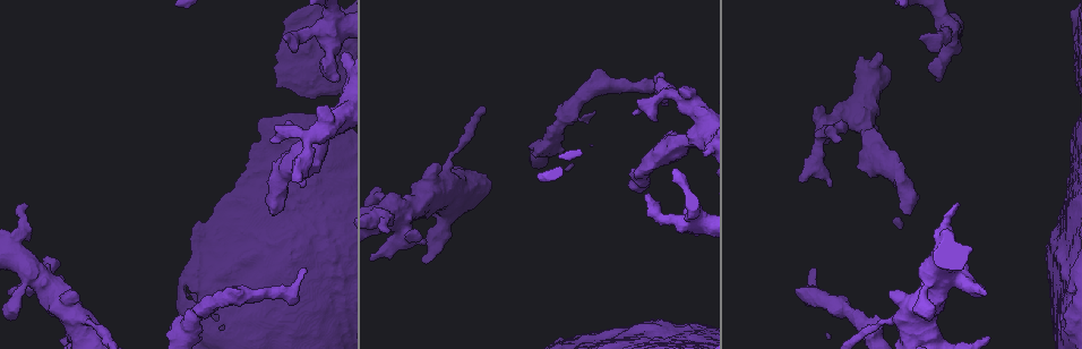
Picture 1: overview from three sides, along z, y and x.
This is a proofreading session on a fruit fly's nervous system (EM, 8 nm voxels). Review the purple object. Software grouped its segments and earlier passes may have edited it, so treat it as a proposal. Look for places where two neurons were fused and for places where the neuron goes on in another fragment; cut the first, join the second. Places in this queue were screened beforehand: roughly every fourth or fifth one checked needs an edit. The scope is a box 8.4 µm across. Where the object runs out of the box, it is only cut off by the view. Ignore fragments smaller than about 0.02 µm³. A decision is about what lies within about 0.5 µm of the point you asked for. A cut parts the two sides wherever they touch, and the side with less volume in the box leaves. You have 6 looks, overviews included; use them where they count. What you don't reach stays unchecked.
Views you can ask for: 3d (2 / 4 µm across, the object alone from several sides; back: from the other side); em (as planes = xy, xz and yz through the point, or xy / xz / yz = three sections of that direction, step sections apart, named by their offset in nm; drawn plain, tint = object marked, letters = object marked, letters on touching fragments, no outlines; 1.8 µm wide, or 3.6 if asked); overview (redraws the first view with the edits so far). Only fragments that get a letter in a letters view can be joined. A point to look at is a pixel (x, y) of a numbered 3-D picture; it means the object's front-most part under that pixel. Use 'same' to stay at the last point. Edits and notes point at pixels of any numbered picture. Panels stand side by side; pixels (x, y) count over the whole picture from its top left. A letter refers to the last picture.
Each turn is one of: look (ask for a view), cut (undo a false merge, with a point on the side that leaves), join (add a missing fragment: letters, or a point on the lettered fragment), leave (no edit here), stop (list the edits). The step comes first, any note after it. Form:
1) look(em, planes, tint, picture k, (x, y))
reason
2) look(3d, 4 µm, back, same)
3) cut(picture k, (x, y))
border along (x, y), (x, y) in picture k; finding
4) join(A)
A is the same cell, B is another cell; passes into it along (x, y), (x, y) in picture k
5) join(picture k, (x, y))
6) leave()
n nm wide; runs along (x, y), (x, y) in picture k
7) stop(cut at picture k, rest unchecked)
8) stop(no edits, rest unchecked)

look(em, planes, tint, picture 1, (284, 36))
branch stops here

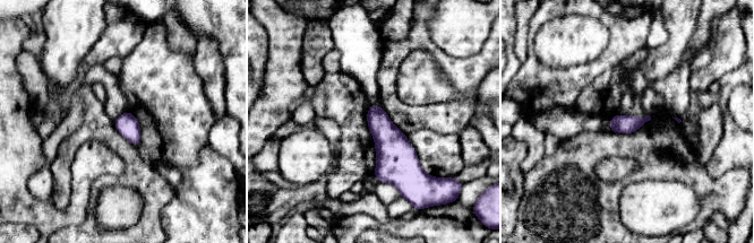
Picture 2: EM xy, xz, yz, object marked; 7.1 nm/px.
look(em, planes, letters, same)

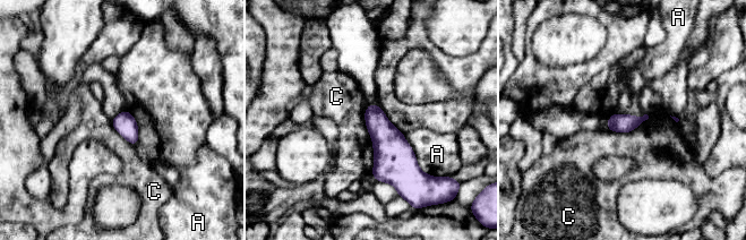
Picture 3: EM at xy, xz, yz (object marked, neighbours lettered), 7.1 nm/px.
leave()
C touches over 480 nm; A and C are other cells; border along (368, 105), (371, 173) in picture 3; none of them fits

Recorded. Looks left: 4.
look(em, planes, letters, picture 1, (305, 270))
free end

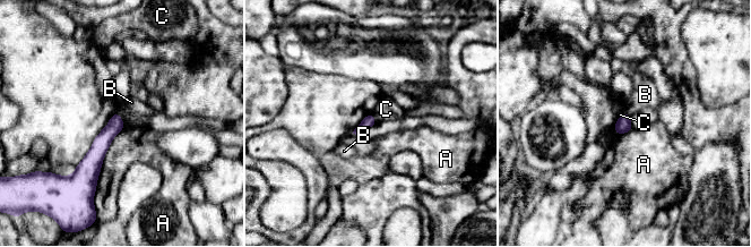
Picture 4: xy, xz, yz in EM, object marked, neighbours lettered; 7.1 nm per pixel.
leave()
A, B and C are other cells; runs along (117, 117), (83, 178) in picture 4; none of them fits

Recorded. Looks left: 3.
look(3d, 2 µm, back, picture 1, (910, 213))
stops while still wide

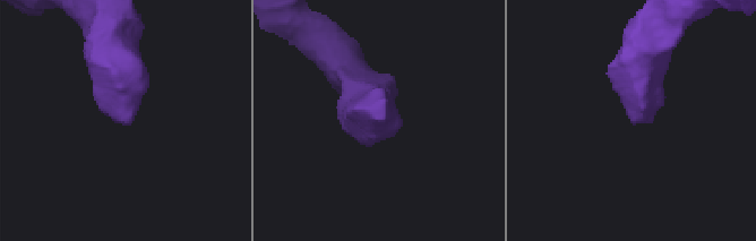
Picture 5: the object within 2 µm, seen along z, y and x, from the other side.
look(em, planes, letters, picture 5, (128, 124))

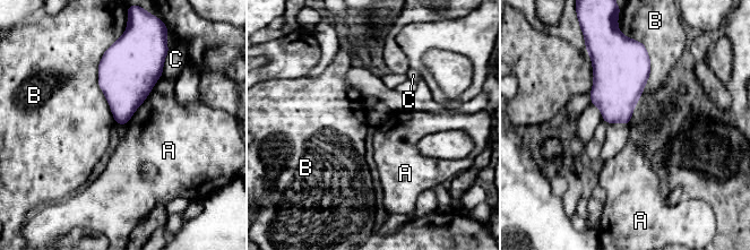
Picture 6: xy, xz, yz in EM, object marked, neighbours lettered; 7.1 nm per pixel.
leave()
A, B and C are other cells; border along (162, 75), (126, 124) in picture 6; no lettered fragment goes on from it

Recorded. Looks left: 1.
stop(no edits, rest unchecked)

